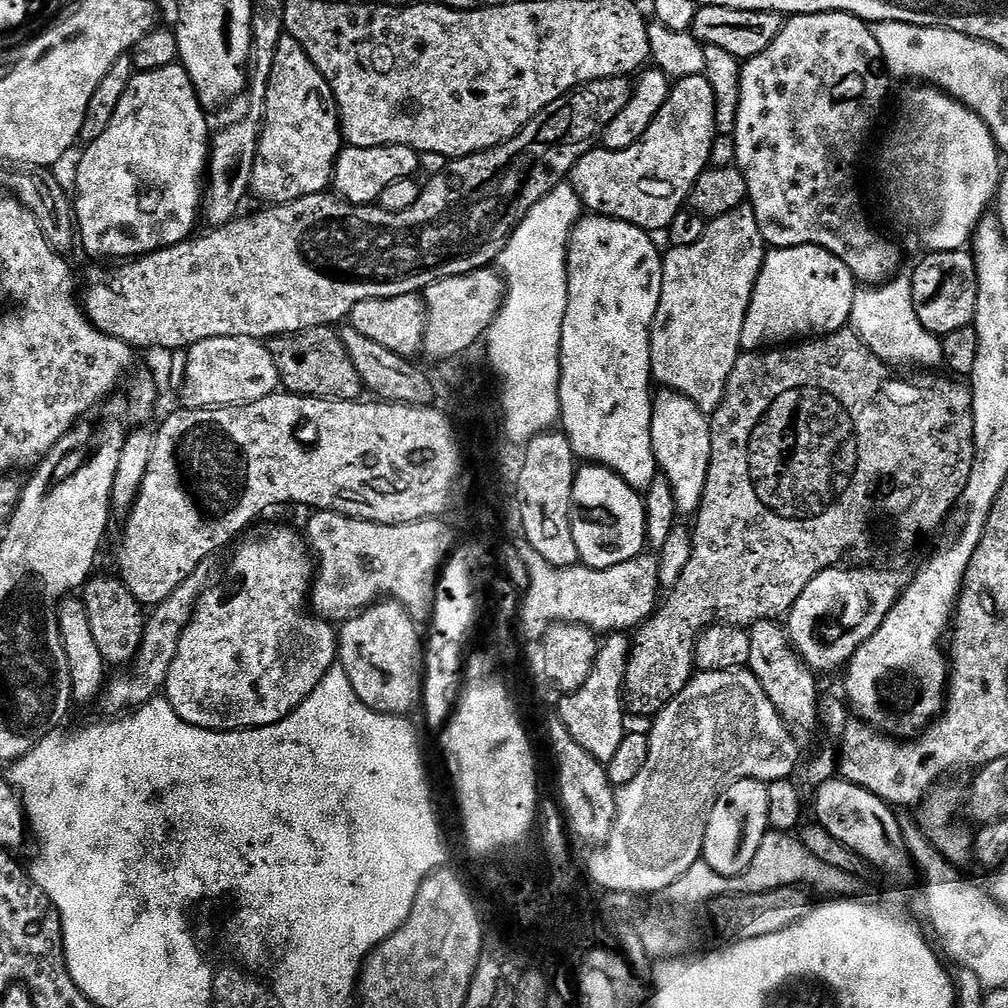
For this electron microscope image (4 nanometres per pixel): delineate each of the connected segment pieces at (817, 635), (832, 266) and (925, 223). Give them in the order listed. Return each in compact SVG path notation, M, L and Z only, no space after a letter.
M876 566L827 568L802 590L798 602L789 610L786 617L788 638L813 672L823 674L835 668L843 669L896 605L906 584L905 577L896 572L879 572L872 567Z
M803 244L793 248L772 248L764 257L764 264L750 298L748 313L742 326L741 349L767 350L773 346L784 346L801 338L819 338L830 332L841 331L851 321L854 298L858 282L852 271L832 252L813 244Z
M916 86L920 88L908 88L904 92L904 97L900 100L900 109L896 112L896 121L892 124L892 129L888 132L888 137L884 140L884 145L880 148L880 180L884 183L884 196L888 199L888 208L896 215L896 220L912 235L912 240L916 244L924 247L925 253L929 252L959 252L973 239L974 227L985 215L987 206L993 203L996 187L1000 181L1002 165L1001 153L996 146L996 140L992 136L992 131L982 122L978 113L970 111L961 100L956 100L947 92L941 92L935 86Z

